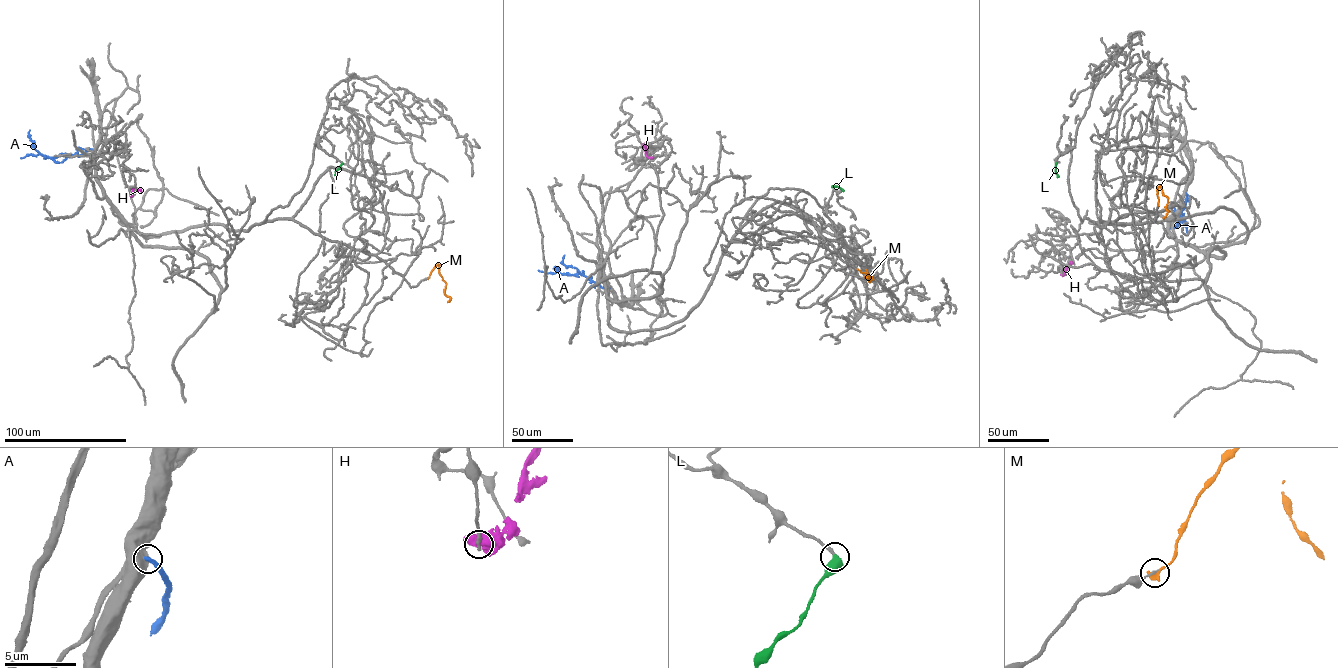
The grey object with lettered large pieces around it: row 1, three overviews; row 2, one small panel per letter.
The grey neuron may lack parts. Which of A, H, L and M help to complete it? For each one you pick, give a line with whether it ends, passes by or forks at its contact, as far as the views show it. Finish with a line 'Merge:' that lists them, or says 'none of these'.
L: It ends there
M: It ends there
Merge: L, M

